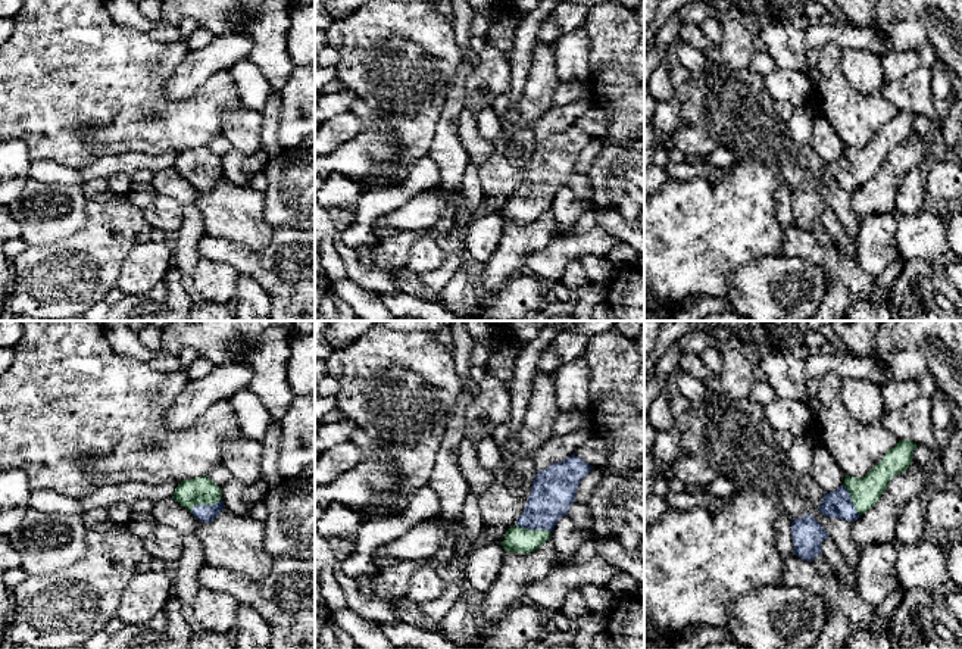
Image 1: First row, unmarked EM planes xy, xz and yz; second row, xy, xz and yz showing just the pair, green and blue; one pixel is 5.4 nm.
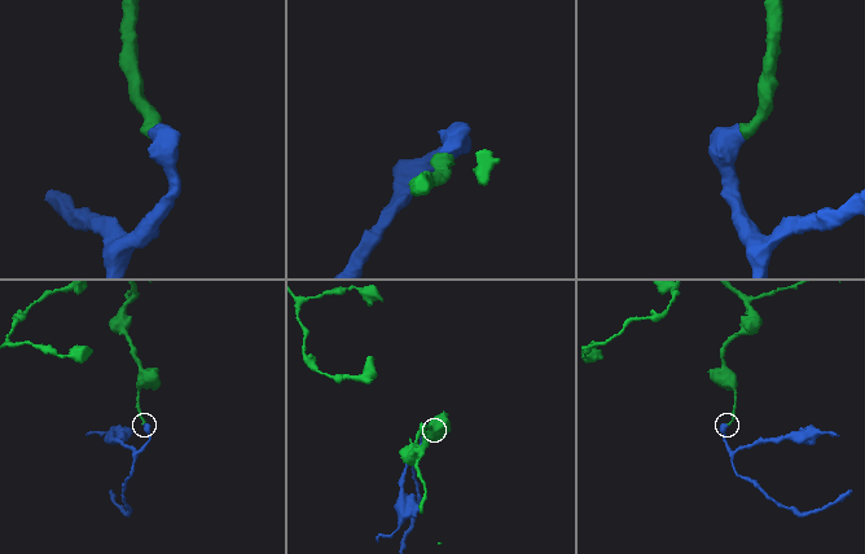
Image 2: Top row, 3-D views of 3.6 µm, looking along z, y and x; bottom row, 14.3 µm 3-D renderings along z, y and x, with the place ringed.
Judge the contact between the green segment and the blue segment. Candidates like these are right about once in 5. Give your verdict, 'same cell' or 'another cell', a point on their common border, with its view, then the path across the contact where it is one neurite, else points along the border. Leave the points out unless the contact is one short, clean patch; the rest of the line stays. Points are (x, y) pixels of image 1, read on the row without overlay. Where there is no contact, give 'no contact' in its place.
same cell; contact xz (533, 200); way xz (521, 211), (533, 200), (553, 161)

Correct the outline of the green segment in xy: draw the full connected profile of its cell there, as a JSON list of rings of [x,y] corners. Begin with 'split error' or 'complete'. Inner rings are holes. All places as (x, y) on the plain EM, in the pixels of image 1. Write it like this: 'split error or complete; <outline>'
split error; [[[207,146],[182,150],[172,168],[202,193],[212,193],[225,180],[221,157]]]

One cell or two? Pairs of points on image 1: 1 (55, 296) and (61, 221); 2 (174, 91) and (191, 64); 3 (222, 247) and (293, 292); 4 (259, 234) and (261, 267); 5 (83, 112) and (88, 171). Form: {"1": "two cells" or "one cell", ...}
{"1": "two cells", "2": "one cell", "3": "one cell", "4": "two cells", "5": "two cells"}

